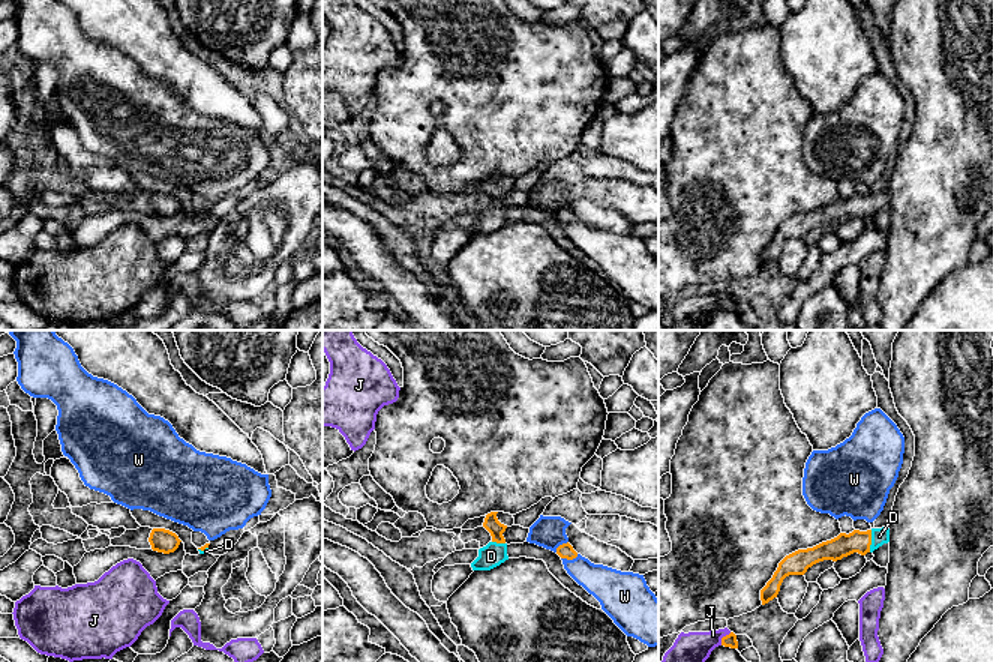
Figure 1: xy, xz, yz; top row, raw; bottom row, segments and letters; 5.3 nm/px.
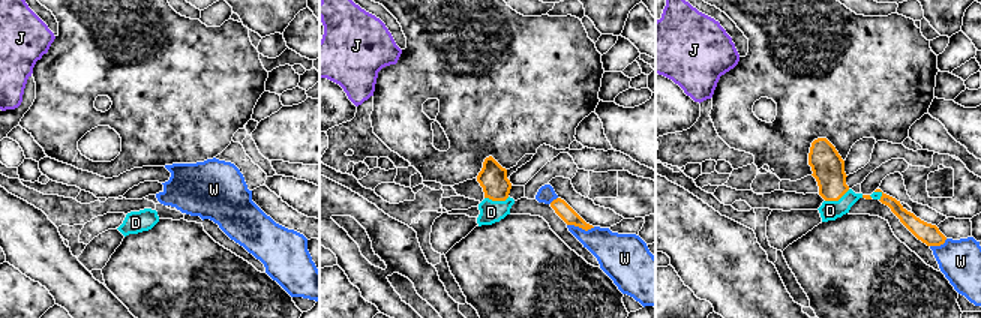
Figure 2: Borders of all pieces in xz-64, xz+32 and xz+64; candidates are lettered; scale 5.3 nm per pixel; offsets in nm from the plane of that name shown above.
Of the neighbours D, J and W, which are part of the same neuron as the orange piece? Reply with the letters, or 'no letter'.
D

